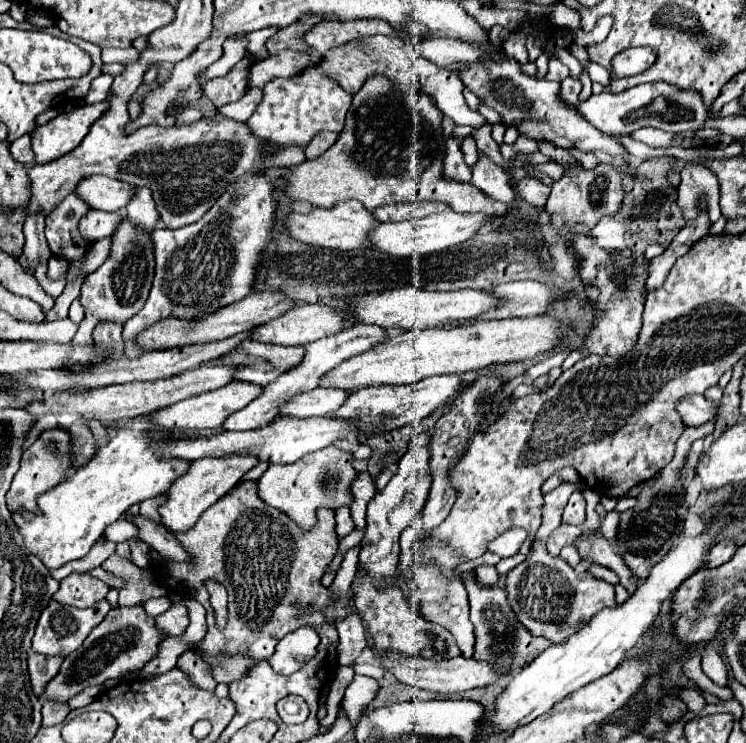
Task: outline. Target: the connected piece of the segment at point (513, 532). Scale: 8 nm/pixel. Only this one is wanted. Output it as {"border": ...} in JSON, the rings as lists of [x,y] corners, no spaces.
{"border":[[[515,527],[515,529],[509,529],[503,535],[499,535],[495,541],[491,541],[489,551],[497,553],[499,557],[511,557],[511,555],[519,553],[525,539],[527,539],[527,531]]]}

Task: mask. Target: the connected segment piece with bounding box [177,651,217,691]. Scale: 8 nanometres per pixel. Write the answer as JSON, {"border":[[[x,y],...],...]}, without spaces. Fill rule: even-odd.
{"border":[[[185,651],[183,655],[179,655],[177,665],[179,665],[179,669],[185,669],[185,673],[189,673],[189,677],[193,677],[193,681],[197,681],[197,685],[201,685],[203,689],[215,691],[217,681],[213,679],[211,665],[207,661],[203,661],[197,653]]]}

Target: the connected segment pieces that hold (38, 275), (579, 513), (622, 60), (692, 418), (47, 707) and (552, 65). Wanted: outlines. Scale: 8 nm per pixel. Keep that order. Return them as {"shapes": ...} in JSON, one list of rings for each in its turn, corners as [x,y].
{"shapes":[[[[40,263],[37,266],[37,269],[35,269],[34,277],[38,280],[38,283],[41,285],[41,287],[44,289],[44,291],[52,296],[54,299],[58,298],[66,285],[66,270],[61,277],[58,280],[51,280],[47,277],[46,272],[47,272],[47,267],[48,263]]],[[[575,491],[569,497],[569,503],[563,511],[563,523],[567,525],[583,525],[585,523],[585,499],[581,491]]],[[[637,47],[637,49],[625,49],[617,57],[613,57],[613,67],[609,73],[609,81],[617,77],[629,77],[645,71],[649,65],[653,65],[655,53],[649,47]]],[[[689,395],[677,405],[677,411],[681,413],[685,425],[699,427],[699,425],[705,425],[707,421],[717,419],[719,405],[707,399],[705,395]]],[[[45,701],[43,703],[43,709],[41,709],[41,715],[43,715],[43,727],[51,727],[55,723],[61,723],[69,713],[69,705],[57,705],[57,703],[51,703],[51,701]]],[[[547,53],[547,55],[549,55],[549,71],[547,71],[545,79],[547,81],[563,81],[565,77],[569,77],[569,69],[561,61],[557,61],[551,53]]]]}

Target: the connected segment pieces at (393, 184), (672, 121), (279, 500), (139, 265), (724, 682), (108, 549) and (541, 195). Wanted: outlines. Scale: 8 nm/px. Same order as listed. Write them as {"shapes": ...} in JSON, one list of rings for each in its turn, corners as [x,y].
{"shapes":[[[[371,75],[367,77],[367,81],[363,83],[363,87],[353,95],[353,103],[351,103],[351,109],[347,113],[347,121],[345,121],[345,129],[341,131],[337,143],[329,149],[329,153],[323,153],[319,159],[315,161],[305,161],[297,167],[291,167],[289,173],[285,173],[285,181],[287,181],[287,193],[293,197],[293,199],[305,199],[317,207],[323,207],[323,209],[331,209],[333,205],[337,205],[339,201],[351,201],[351,199],[357,199],[361,201],[367,209],[375,209],[379,205],[385,205],[385,203],[399,203],[399,201],[421,201],[421,199],[437,199],[437,201],[445,201],[451,205],[453,211],[481,211],[481,213],[505,213],[507,209],[507,203],[503,201],[493,201],[489,199],[481,189],[477,189],[475,185],[471,183],[461,183],[461,181],[455,181],[455,179],[449,179],[443,175],[443,159],[445,159],[445,137],[443,137],[443,131],[441,131],[441,119],[443,119],[443,113],[437,109],[435,103],[429,103],[429,111],[427,113],[421,113],[417,109],[415,103],[409,103],[407,97],[403,93],[399,93],[395,89],[395,83],[385,77],[385,75]]],[[[643,83],[623,93],[592,94],[586,101],[577,105],[577,111],[581,117],[595,126],[605,135],[615,133],[631,133],[639,127],[657,127],[671,133],[683,133],[689,129],[701,129],[701,127],[715,127],[715,119],[709,119],[707,109],[701,105],[701,99],[693,91],[677,89],[669,83]]],[[[333,445],[313,451],[295,463],[289,465],[269,465],[269,469],[259,479],[259,497],[289,517],[293,517],[303,529],[315,525],[315,509],[329,507],[337,509],[341,505],[351,505],[351,491],[349,483],[355,479],[353,457],[345,451],[335,449]]],[[[127,219],[121,221],[117,227],[117,233],[113,233],[113,247],[109,259],[93,271],[83,287],[79,301],[85,309],[85,319],[79,323],[79,331],[73,337],[73,345],[91,345],[93,343],[93,329],[101,321],[111,321],[111,323],[127,323],[147,301],[151,281],[153,281],[153,251],[149,245],[149,233],[137,231]]],[[[703,651],[701,665],[703,665],[703,673],[711,681],[715,681],[721,687],[729,685],[729,669],[725,667],[725,663],[721,661],[721,657],[719,657],[717,651]]],[[[105,541],[103,545],[93,545],[93,549],[85,557],[77,559],[77,561],[71,561],[69,565],[61,565],[61,569],[53,569],[51,571],[51,577],[57,579],[57,581],[61,581],[61,579],[65,579],[67,575],[71,575],[75,571],[83,573],[83,571],[91,571],[95,567],[101,567],[101,563],[111,553],[115,553],[115,543],[111,543],[111,541]]],[[[525,177],[519,183],[519,195],[533,207],[545,207],[545,201],[549,197],[549,187],[545,183],[541,183],[539,179]]]]}

